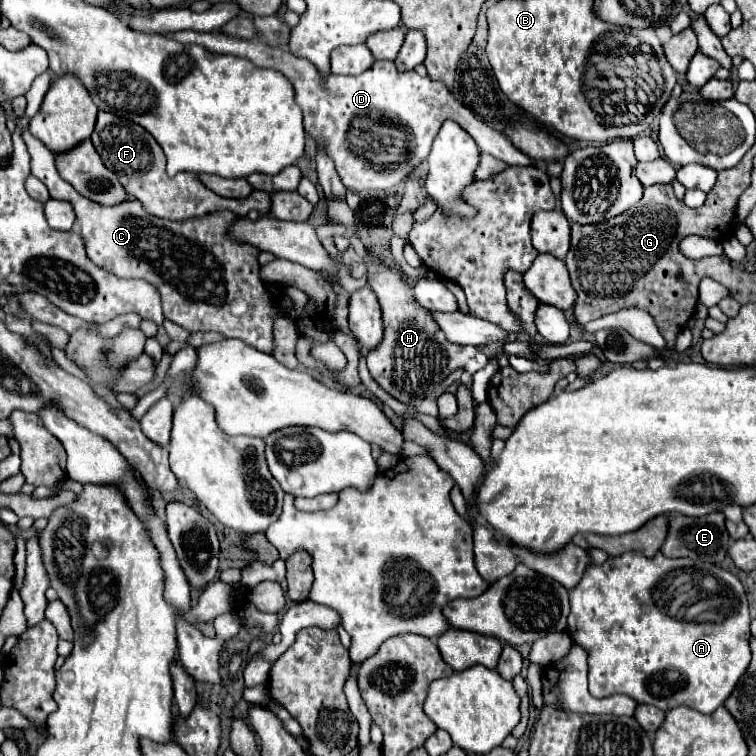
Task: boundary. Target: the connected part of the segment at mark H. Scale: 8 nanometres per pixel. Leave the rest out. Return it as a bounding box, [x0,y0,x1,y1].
[363,247,489,407]

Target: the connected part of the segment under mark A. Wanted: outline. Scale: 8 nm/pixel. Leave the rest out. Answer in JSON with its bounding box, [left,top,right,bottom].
[567,551,751,713]

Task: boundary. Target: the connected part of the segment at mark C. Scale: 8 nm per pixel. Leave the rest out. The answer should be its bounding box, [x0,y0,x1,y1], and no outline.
[23,131,279,353]

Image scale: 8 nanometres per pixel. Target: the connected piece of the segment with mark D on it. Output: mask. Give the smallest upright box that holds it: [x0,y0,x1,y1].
[167,33,535,191]

